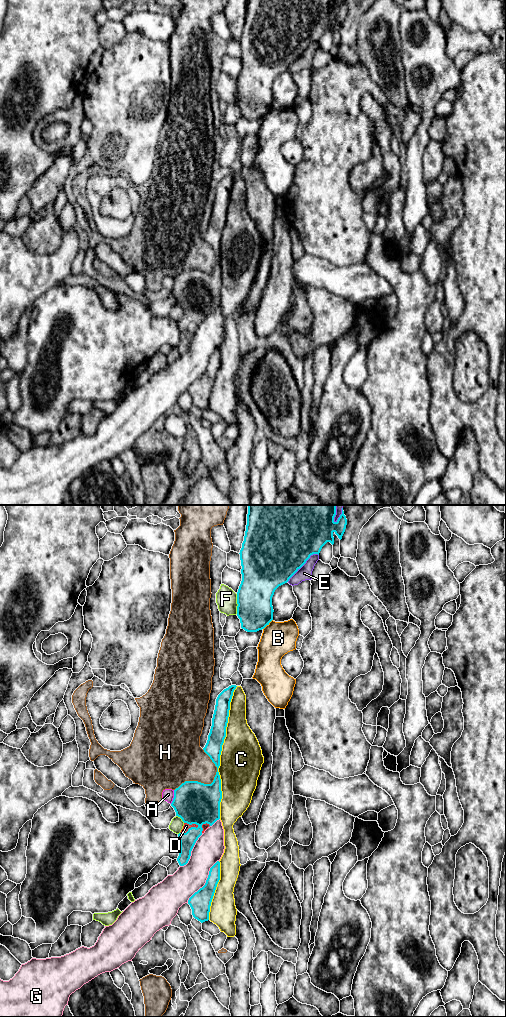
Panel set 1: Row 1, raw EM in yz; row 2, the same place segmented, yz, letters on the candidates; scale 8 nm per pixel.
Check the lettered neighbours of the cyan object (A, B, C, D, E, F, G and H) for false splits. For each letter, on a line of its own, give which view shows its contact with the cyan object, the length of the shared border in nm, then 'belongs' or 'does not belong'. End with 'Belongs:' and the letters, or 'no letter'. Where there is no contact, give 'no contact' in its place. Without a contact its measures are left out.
A: contact in yz; length 120 nm; does not belong
B: contact in yz; length 120 nm; does not belong
C: contact in yz; length 1050 nm; does not belong
D: contact in yz; length 170 nm; belongs
E: contact in yz; length 340 nm; does not belong
F: contact in yz; length 160 nm; does not belong
G: contact in yz; length 420 nm; does not belong
H: contact in yz; length 400 nm; does not belong
Belongs: D

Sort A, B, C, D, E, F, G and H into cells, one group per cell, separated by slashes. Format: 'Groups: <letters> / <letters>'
Groups: A / B / C / D / E / F / G / H

